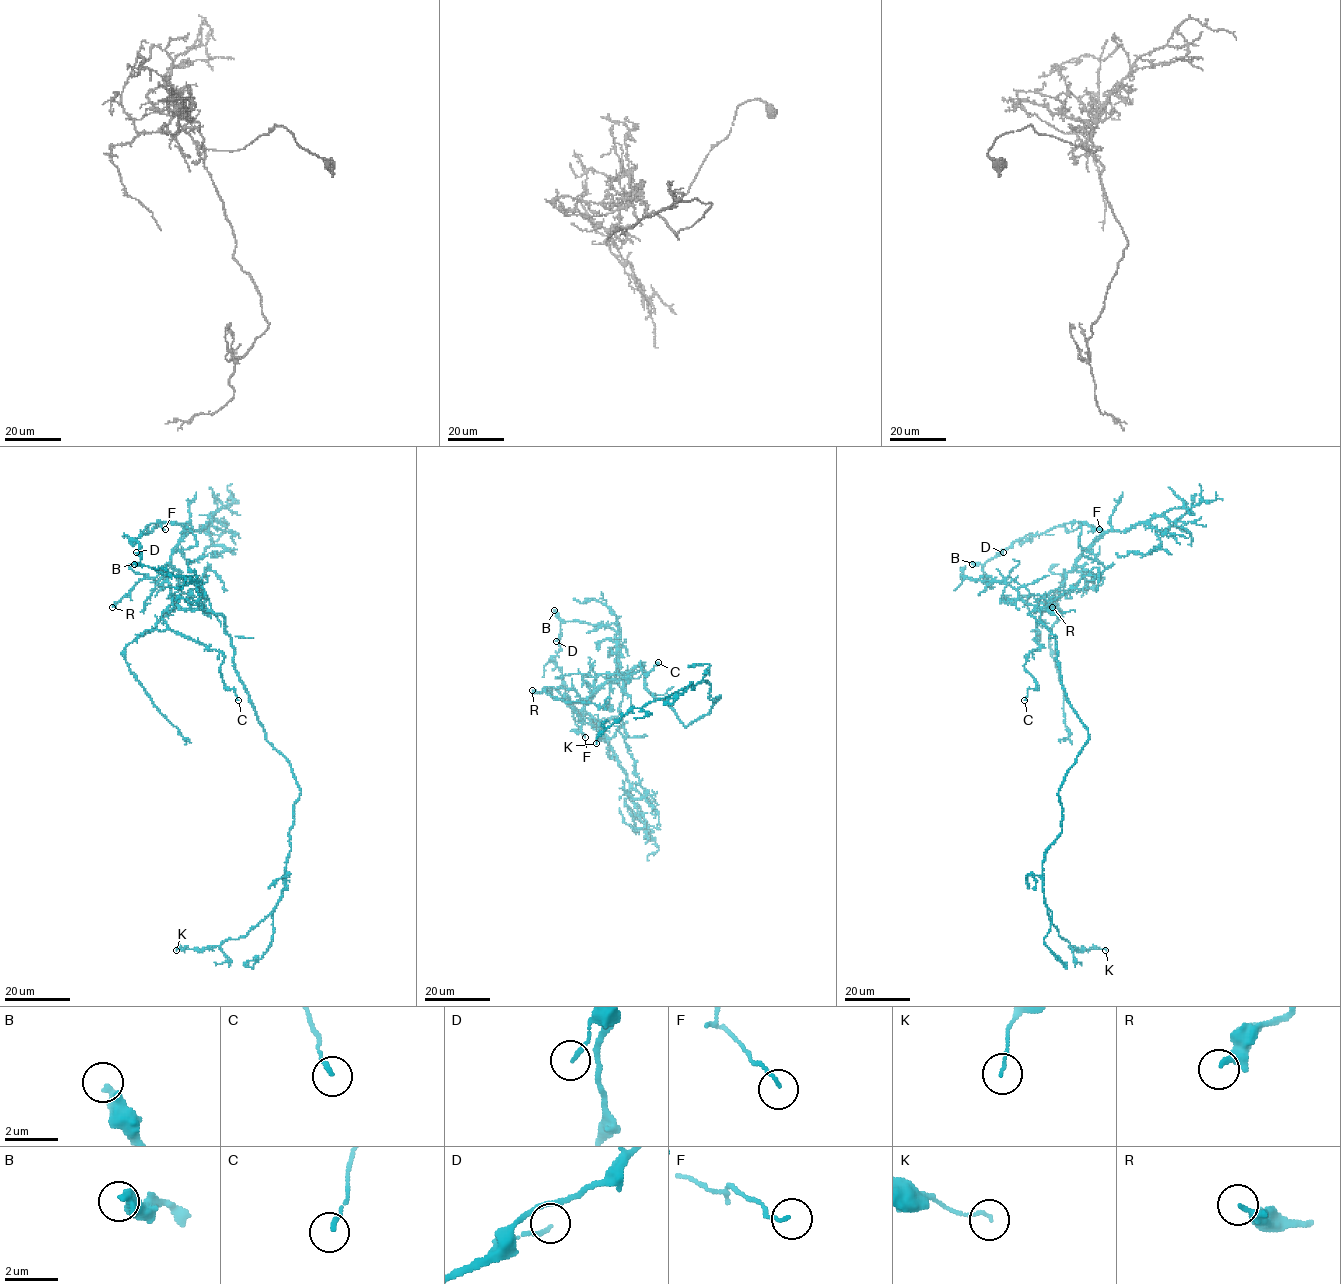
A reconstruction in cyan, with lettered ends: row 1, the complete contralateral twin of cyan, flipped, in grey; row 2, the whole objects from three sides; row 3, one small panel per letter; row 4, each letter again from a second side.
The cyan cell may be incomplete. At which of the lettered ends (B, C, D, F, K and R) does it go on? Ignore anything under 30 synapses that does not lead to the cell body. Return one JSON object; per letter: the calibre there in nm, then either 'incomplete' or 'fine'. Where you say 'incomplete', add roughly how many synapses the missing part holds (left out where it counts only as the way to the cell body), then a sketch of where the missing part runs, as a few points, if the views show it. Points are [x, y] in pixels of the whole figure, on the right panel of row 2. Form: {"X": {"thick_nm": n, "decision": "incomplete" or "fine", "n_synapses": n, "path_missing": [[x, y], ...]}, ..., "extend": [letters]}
{"B": {"thick_nm": 380, "decision": "fine"}, "C": {"thick_nm": 140, "decision": "fine"}, "D": {"thick_nm": 150, "decision": "fine"}, "F": {"thick_nm": 100, "decision": "fine"}, "K": {"thick_nm": 110, "decision": "fine"}, "R": {"thick_nm": 190, "decision": "fine"}, "extend": []}

